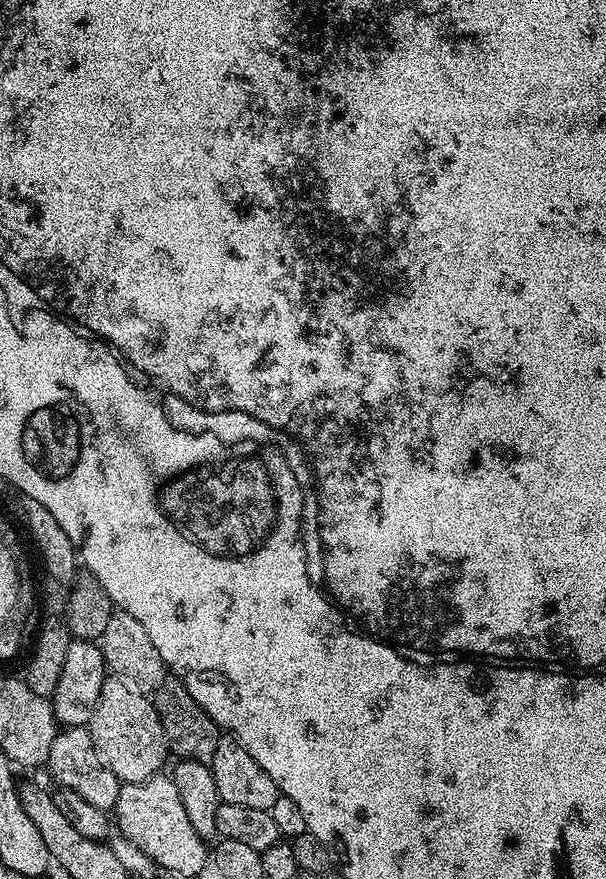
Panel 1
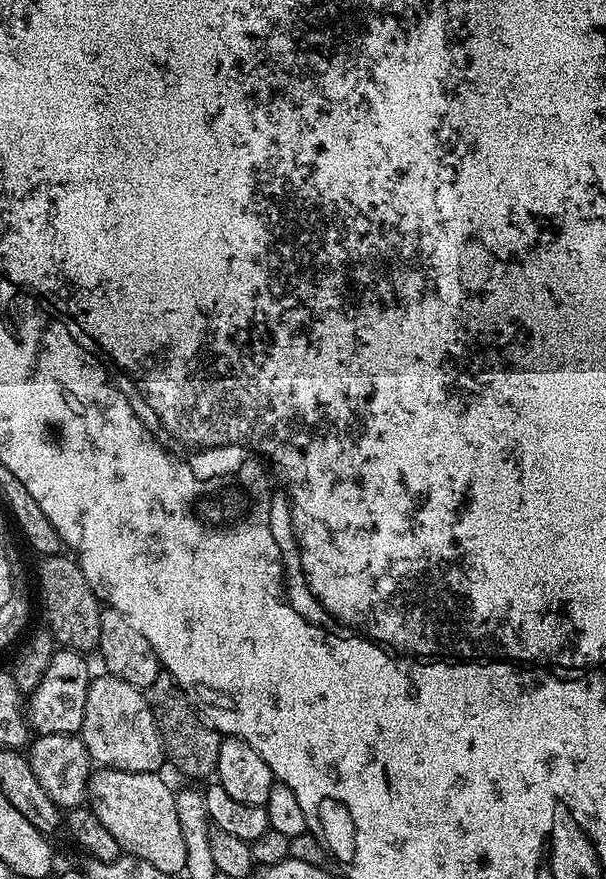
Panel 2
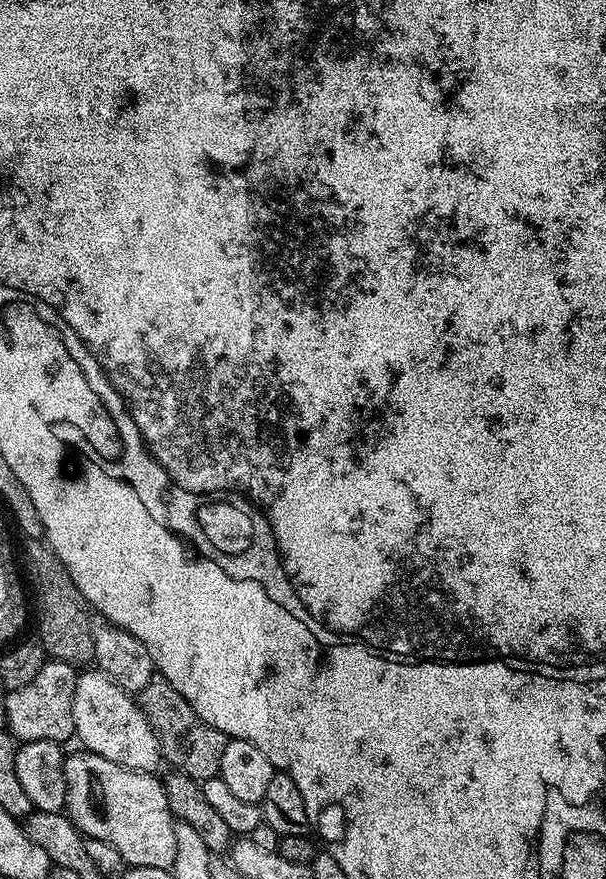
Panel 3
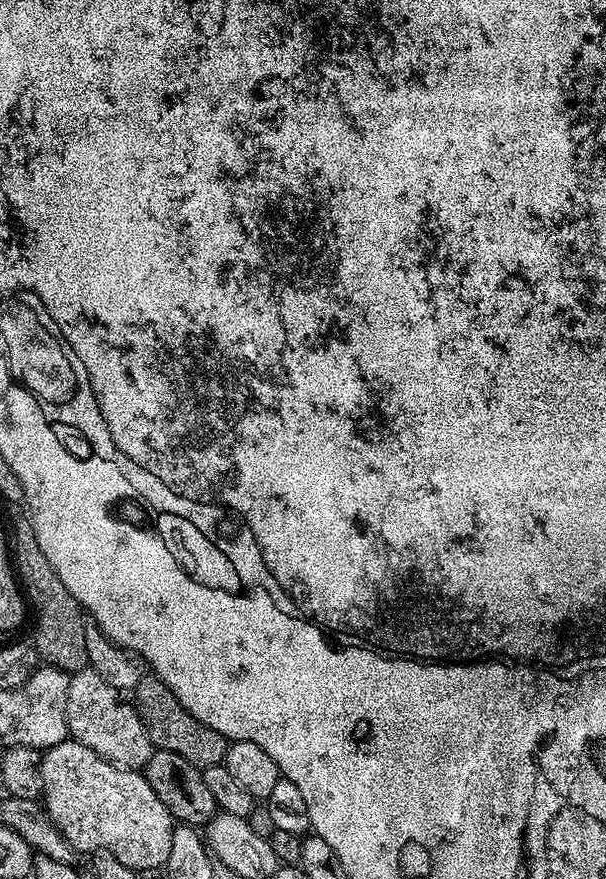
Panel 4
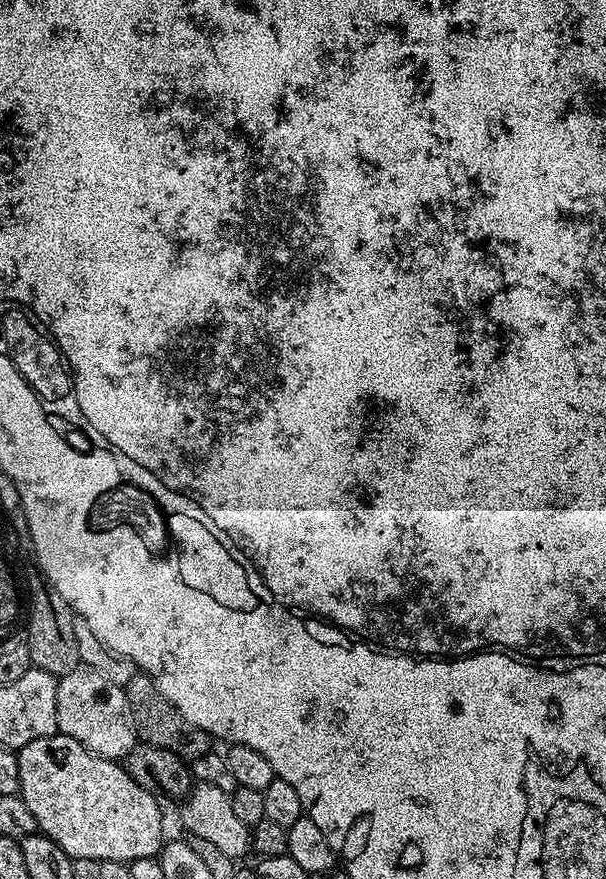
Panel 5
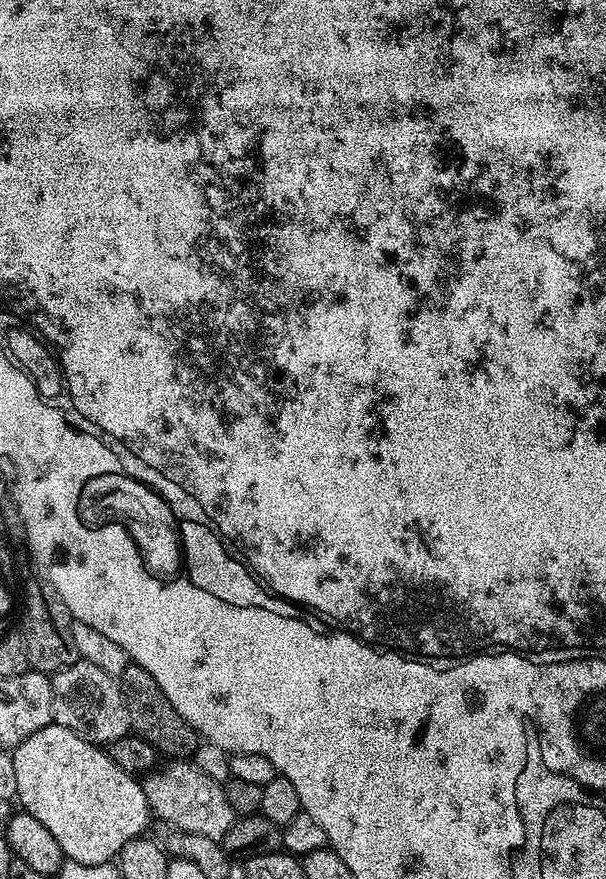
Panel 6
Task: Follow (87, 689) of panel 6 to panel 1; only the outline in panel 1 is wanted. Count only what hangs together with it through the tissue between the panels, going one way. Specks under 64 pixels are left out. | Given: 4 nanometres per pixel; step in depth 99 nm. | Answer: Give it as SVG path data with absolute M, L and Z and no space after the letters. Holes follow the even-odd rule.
M109 675L104 681L102 694L92 715L90 731L94 746L100 752L100 759L125 784L149 780L163 769L160 767L163 766L164 759L169 759L162 722L151 699L141 692L130 690L126 682L114 675Z

